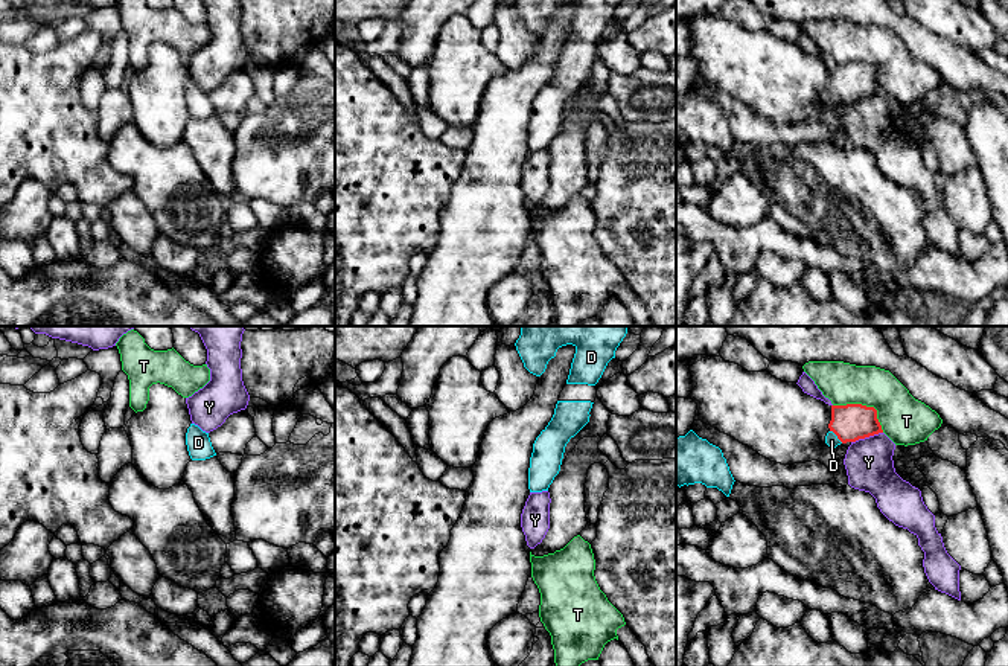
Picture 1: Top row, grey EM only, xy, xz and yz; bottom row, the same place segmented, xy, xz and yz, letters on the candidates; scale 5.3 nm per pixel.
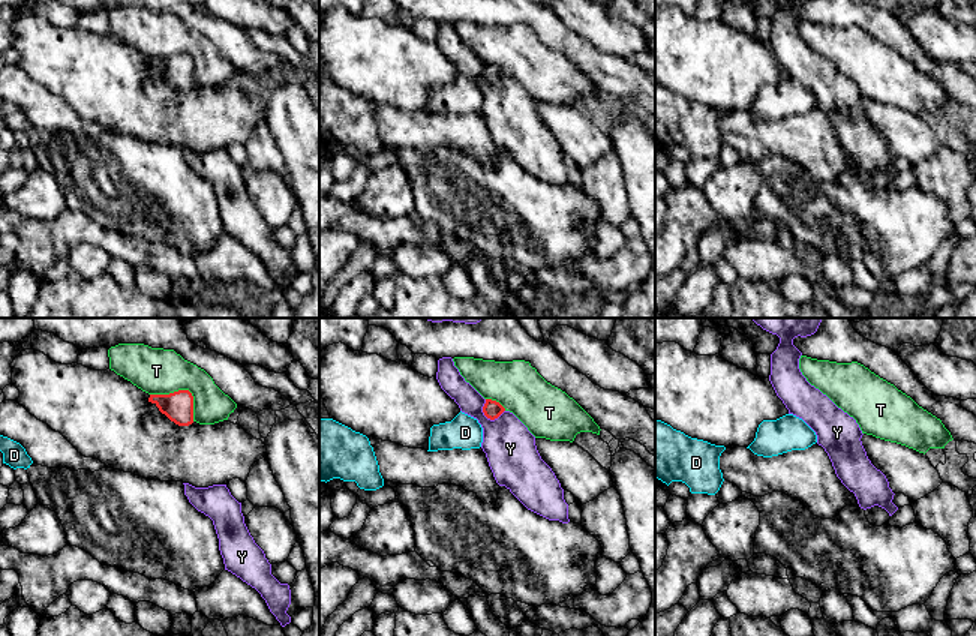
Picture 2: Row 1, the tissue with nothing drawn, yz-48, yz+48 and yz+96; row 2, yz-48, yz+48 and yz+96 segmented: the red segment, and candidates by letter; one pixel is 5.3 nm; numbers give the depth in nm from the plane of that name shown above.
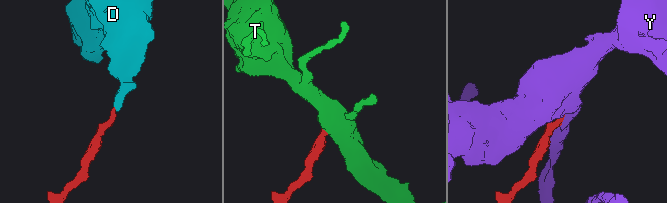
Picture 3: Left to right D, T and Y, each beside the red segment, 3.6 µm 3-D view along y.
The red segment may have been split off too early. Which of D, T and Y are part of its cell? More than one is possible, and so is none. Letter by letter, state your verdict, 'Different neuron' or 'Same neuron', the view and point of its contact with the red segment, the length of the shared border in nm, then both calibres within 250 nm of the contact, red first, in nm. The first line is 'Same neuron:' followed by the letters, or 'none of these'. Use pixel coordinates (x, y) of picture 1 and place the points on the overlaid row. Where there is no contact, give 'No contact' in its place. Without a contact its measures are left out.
Same neuron: D
D: Same neuron. Touches red at yz (836, 435). Shared border 100 nm. Thickness 200 nm (red) against 70 nm
T: Different neuron. Touches red at yz (865, 406). Shared border 300 nm. Thickness 200 nm (red) against 260 nm
Y: Different neuron. Touches red at yz (867, 436). Shared border 180 nm. Thickness 200 nm (red) against 260 nm

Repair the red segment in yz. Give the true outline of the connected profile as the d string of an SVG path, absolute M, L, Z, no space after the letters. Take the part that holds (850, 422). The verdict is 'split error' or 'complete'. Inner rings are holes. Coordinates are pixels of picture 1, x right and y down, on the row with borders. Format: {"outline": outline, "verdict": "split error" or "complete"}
{"outline": "M862 404L831 405L828 428L825 443L830 448L883 433L877 410Z", "verdict": "split error"}

